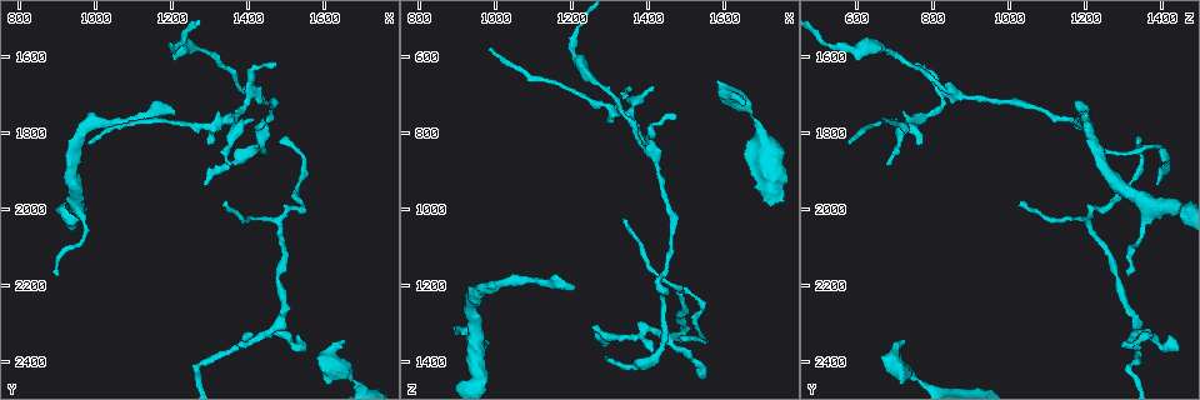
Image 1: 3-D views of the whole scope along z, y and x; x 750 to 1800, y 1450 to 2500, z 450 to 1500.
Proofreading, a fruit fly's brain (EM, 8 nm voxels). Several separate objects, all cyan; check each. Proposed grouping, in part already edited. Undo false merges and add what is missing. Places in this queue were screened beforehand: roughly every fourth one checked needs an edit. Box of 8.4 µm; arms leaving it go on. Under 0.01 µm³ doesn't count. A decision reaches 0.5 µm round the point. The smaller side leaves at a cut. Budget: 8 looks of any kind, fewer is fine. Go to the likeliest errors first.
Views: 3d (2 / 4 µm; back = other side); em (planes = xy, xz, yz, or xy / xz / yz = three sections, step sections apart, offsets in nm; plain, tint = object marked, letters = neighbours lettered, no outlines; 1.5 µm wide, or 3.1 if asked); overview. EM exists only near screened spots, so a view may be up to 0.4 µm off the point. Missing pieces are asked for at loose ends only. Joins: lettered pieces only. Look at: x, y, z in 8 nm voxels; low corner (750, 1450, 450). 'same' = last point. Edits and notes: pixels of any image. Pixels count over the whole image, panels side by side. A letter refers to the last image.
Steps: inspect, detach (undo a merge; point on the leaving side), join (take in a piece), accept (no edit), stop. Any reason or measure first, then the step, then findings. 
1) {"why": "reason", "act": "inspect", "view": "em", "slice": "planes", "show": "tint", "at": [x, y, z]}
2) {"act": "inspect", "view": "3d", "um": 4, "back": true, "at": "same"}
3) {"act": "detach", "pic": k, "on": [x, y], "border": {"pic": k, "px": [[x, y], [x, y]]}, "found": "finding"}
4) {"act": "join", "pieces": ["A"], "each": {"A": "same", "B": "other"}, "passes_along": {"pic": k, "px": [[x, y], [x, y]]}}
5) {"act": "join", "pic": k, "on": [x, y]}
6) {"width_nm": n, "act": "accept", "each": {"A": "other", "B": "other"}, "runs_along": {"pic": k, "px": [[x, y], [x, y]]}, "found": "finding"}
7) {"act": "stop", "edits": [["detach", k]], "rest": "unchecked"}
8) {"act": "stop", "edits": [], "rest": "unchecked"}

{"why": "an open end", "act": "inspect", "view": "3d", "um": 4, "at": [1200, 1750, 1210]}

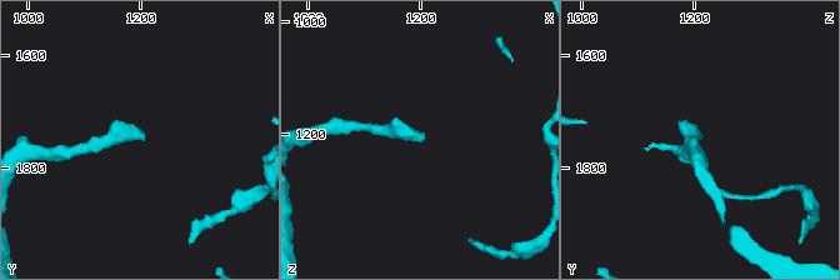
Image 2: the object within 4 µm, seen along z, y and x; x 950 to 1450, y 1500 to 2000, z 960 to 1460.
{"why": "shape alone is not enough", "act": "inspect", "view": "em", "slice": "planes", "show": "letters", "at": [1205, 1750, 1215]}

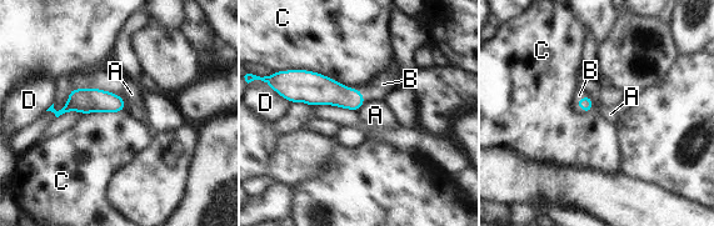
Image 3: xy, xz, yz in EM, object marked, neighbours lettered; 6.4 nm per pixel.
{"act": "join", "pieces": ["B"], "each": {"A": "other", "B": "same", "C": "other", "D": "other"}, "passes_along": {"pic": 3, "px": [[325, 91], [363, 96], [383, 84]]}, "found": "it goes on there"}

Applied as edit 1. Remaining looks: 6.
{"act": "inspect", "view": "overview"}

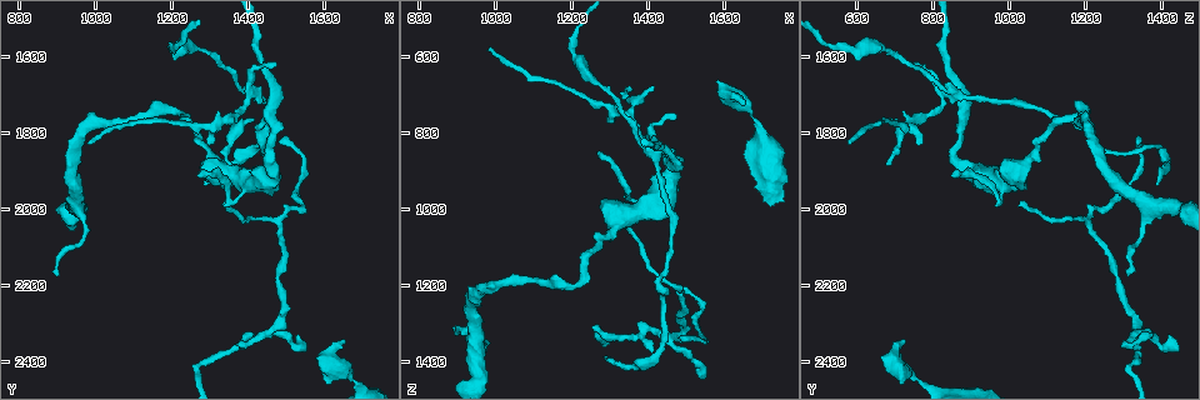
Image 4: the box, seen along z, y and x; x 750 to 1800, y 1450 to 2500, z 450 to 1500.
{"why": "end of a long branch", "act": "inspect", "view": "3d", "um": 2, "at": [980, 1820, 580]}

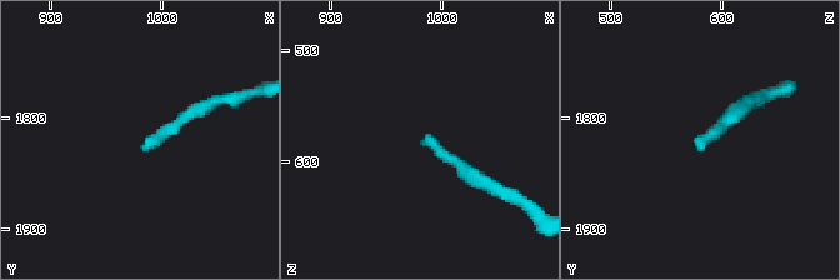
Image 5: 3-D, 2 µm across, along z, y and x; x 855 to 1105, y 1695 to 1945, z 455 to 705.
{"act": "inspect", "view": "em", "slice": "xz", "step": 8, "show": "letters", "at": [980, 1826, 580]}

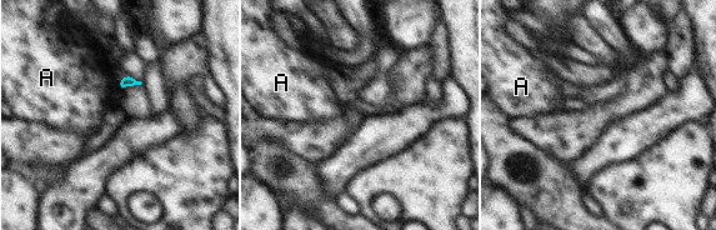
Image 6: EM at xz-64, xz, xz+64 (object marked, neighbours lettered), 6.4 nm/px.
{"why": "cut it another way", "act": "inspect", "view": "em", "slice": "planes", "show": "letters", "at": "same"}

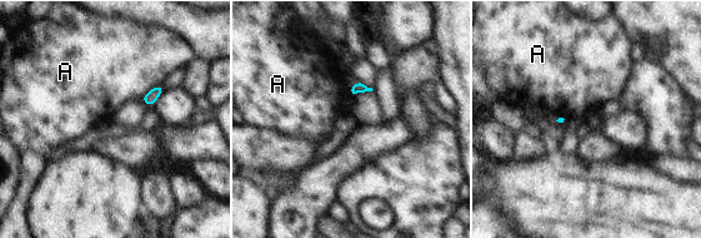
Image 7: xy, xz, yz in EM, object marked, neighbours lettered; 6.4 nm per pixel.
{"longest_contact_nm": ["A", 180], "act": "accept", "each": {"A": "other"}, "border": {"pic": 7, "px": [[160, 82], [139, 98]]}, "found": "no lettered piece goes on from it"}

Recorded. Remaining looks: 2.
{"why": "a narrow waist", "act": "inspect", "view": "em", "slice": "planes", "show": "letters", "at": [1350, 1770, 750]}

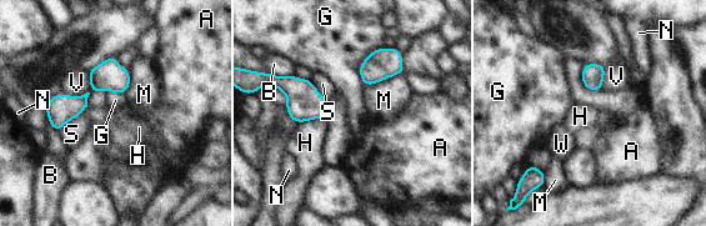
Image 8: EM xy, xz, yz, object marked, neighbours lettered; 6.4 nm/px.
{"act": "accept", "each": {"A": "other", "B": "other", "G": "other", "H": "other", "M": "other", "N": "other", "S": "other", "V": "other", "W": "other"}, "border": {"pic": 8, "px": [[382, 46], [359, 66], [364, 85]]}, "found": "one neuron here"}

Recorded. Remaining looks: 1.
{"act": "stop", "edits": [["join", 3]], "rest": "unchecked"}

